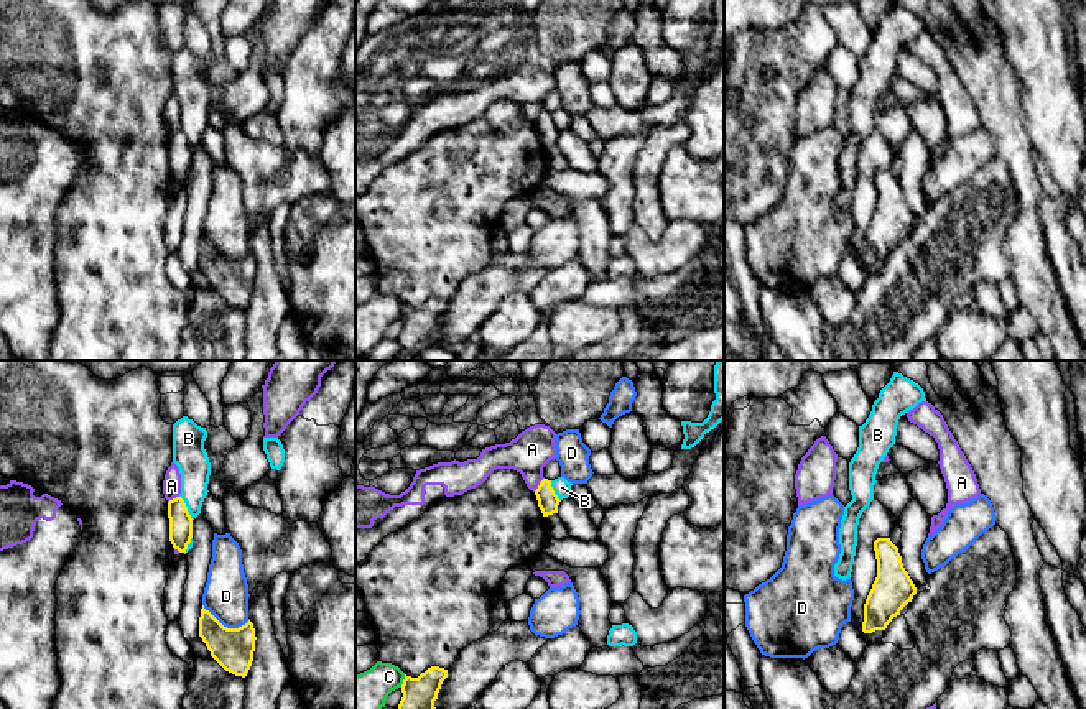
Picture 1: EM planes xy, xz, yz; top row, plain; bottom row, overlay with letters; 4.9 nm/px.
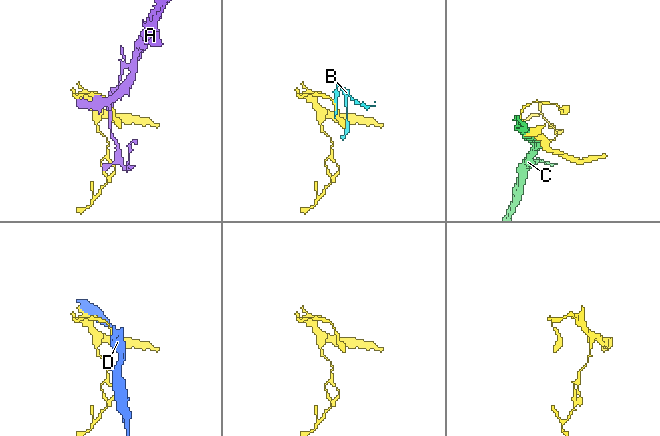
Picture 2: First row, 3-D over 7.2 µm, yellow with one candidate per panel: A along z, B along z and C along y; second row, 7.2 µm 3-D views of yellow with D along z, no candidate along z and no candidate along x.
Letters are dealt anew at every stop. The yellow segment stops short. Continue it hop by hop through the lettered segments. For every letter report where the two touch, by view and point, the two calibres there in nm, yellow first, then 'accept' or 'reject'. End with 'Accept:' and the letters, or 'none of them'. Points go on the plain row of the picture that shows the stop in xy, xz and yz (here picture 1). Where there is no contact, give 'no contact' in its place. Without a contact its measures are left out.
A: contact xz (540, 115); calibres 100 and 200 nm; reject
B: contact xy (186, 139); calibres 110 and 160 nm; reject
C: contact xz (403, 313); calibres 160 and 240 nm; reject
D: contact xy (226, 259); calibres 200 and 220 nm; reject
Accept: none of them

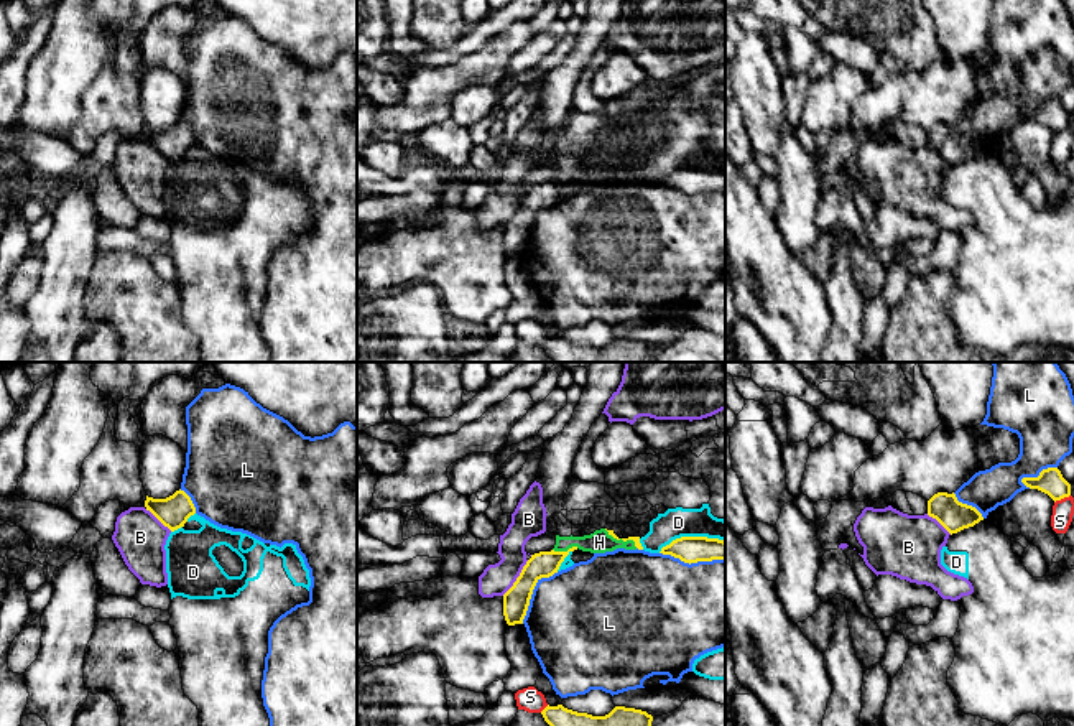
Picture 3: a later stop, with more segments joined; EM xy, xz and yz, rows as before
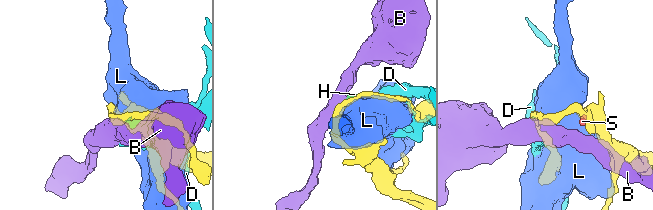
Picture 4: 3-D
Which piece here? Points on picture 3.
B: contact xz (517, 209); calibres 130 and 150 nm; reject
D: contact xz (691, 168); calibres 130 and 150 nm; reject
H: contact xz (564, 183); calibres 130 and 110 nm; reject
L: contact xz (693, 193); calibres 130 and 480 nm; reject
S: contact yz (1061, 129); calibres 130 and 110 nm; reject
Accept: none of them

